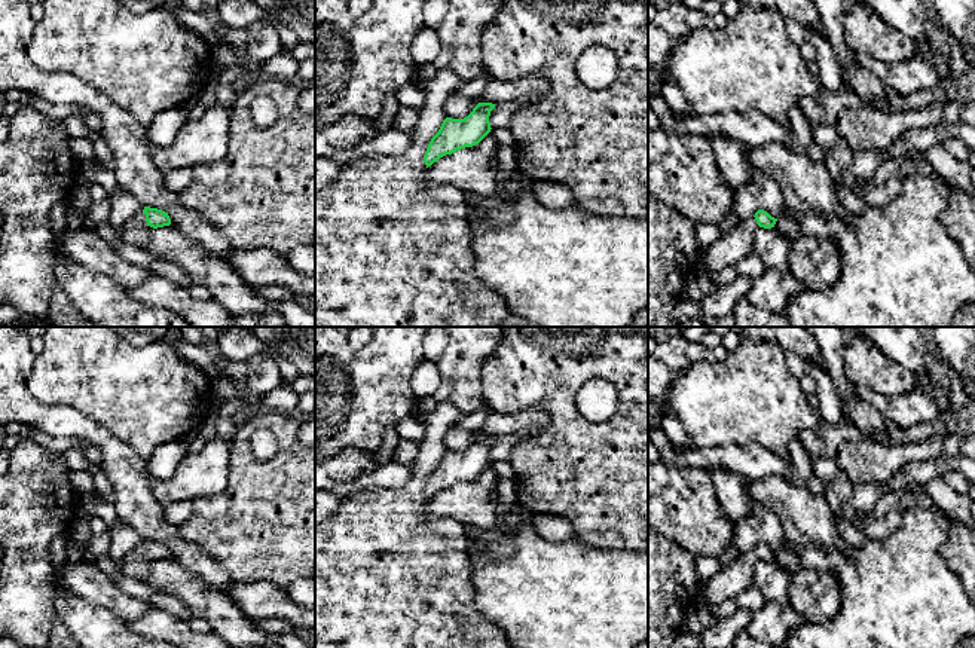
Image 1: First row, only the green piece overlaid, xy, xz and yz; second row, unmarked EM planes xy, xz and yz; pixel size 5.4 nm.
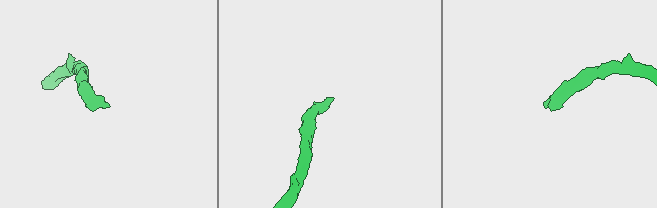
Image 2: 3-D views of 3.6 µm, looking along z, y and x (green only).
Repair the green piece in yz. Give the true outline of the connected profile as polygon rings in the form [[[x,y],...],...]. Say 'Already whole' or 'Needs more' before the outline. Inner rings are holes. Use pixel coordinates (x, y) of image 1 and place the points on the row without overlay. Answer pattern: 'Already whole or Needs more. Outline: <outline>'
Needs more. Outline: [[[758,542],[754,548],[739,554],[731,563],[721,566],[704,583],[704,602],[715,606],[725,599],[736,599],[748,587],[754,586],[754,575],[759,560],[774,560],[777,551]]]

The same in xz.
Already whole. Outline: [[[479,435],[464,452],[446,450],[425,485],[427,501],[446,487],[479,477],[492,462],[489,449],[493,441],[492,435]]]

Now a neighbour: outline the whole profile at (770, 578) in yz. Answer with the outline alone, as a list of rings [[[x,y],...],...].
[[[759,560],[754,575],[754,587],[764,596],[765,602],[774,602],[780,608],[789,606],[788,594],[792,574],[782,568],[776,560]]]

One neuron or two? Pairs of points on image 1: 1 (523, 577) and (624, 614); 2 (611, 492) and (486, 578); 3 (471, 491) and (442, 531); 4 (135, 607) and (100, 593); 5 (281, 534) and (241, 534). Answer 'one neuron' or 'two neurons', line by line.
1: one neuron
2: two neurons
3: two neurons
4: one neuron
5: one neuron

